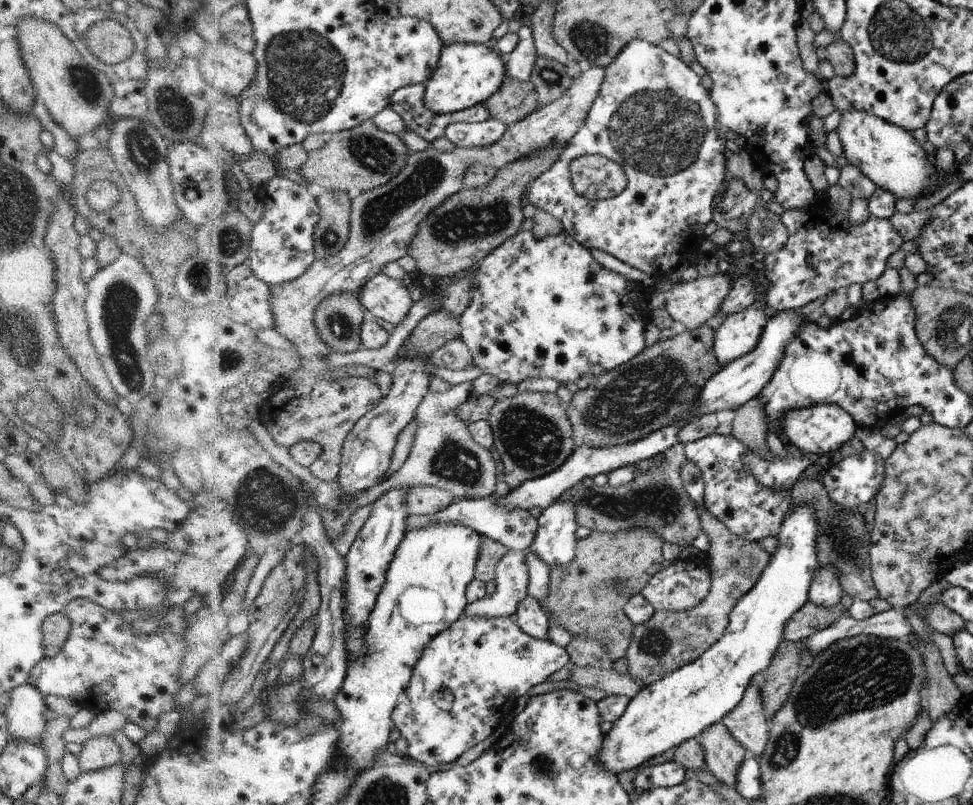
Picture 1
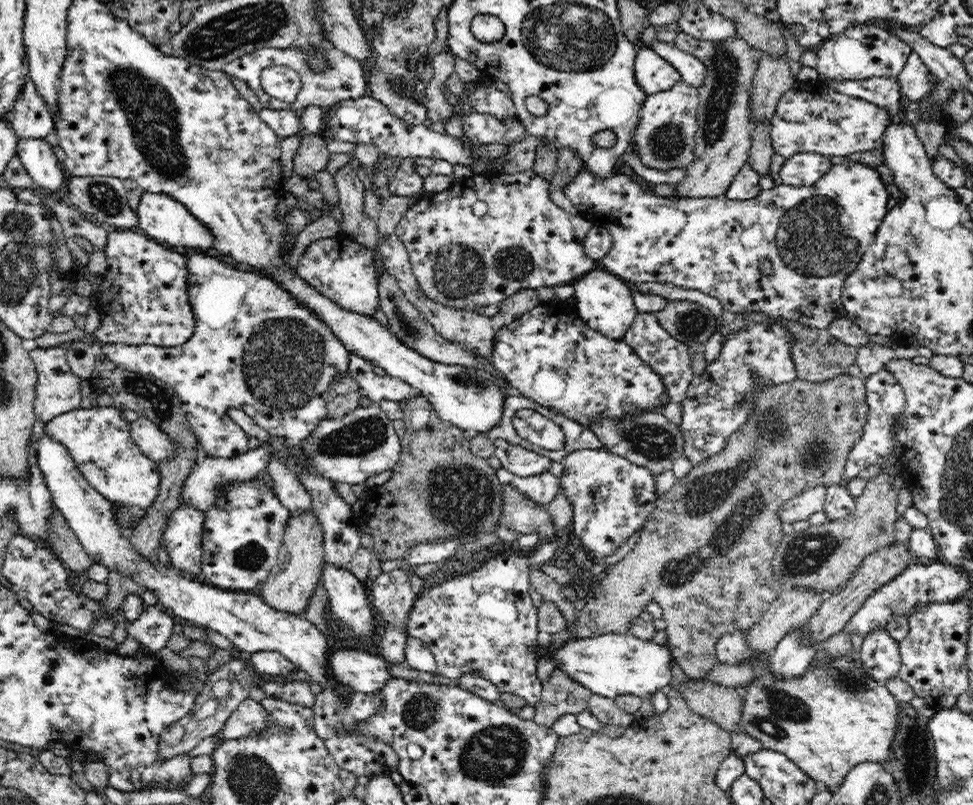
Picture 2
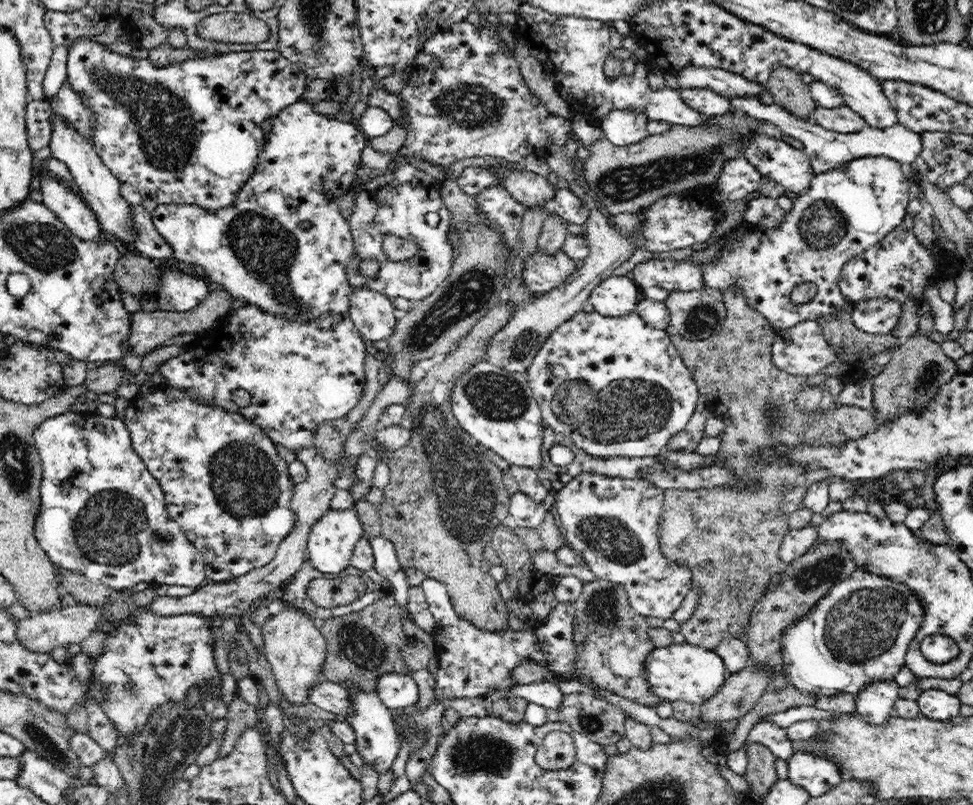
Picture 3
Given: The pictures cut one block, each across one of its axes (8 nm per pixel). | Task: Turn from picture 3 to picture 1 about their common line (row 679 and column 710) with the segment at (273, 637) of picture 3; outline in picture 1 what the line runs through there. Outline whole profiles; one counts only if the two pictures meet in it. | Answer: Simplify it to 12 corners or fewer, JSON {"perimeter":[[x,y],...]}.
{"perimeter":[[724,273],[680,281],[665,310],[680,328],[716,320],[730,282]]}

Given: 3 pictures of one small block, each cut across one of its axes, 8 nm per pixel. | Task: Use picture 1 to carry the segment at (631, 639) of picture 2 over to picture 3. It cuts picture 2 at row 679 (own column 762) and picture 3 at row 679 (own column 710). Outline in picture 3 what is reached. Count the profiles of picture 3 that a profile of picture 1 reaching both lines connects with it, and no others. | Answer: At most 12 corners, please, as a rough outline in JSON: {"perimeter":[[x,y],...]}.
{"perimeter":[[687,643],[654,647],[654,695],[695,707],[728,677],[716,652]]}

